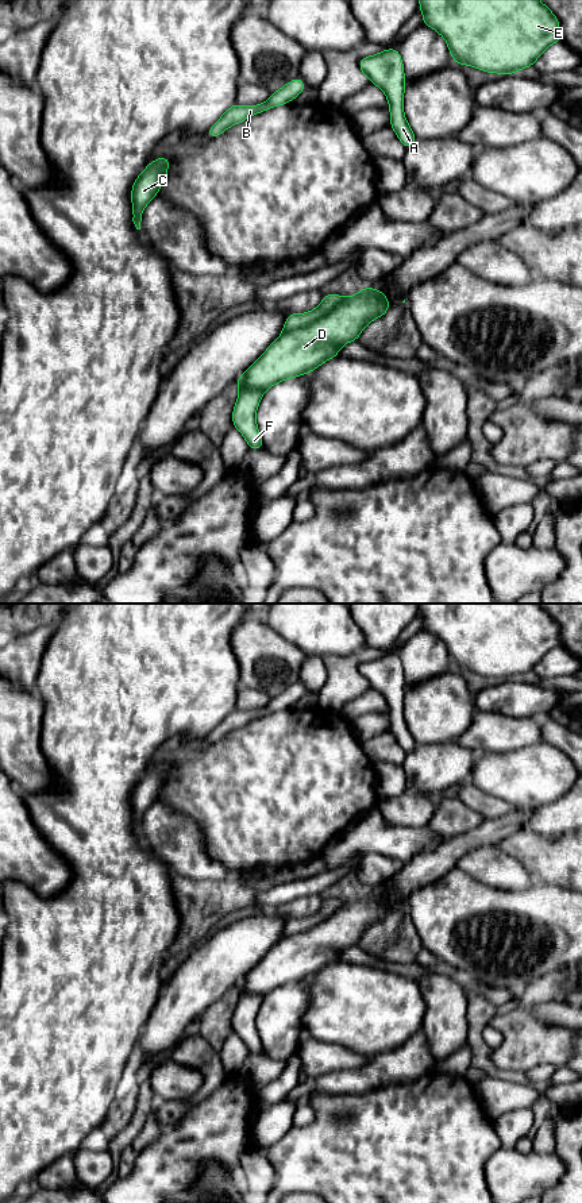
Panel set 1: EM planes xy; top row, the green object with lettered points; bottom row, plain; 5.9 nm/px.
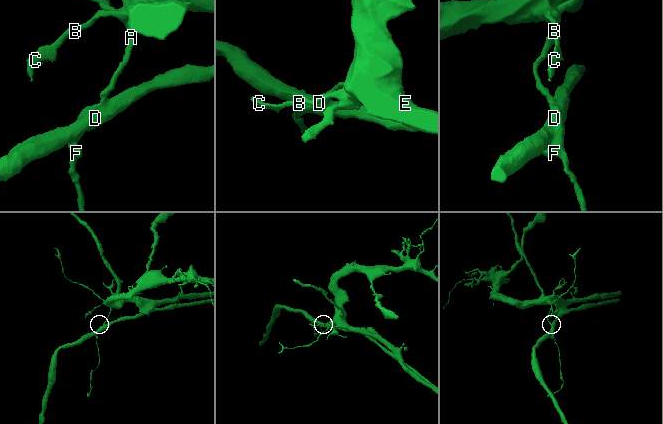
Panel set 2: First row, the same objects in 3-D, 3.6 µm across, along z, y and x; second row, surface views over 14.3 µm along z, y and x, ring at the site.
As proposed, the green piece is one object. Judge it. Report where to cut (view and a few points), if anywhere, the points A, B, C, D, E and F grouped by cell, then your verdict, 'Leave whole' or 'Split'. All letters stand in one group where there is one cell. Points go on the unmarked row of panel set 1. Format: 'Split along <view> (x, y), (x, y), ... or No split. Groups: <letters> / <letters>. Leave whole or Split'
Split along xy (343, 902), (318, 924), (284, 937). Groups: A B C E F / D. Split

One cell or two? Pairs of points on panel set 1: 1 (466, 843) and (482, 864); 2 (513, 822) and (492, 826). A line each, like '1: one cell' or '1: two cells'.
1: two cells
2: one cell

